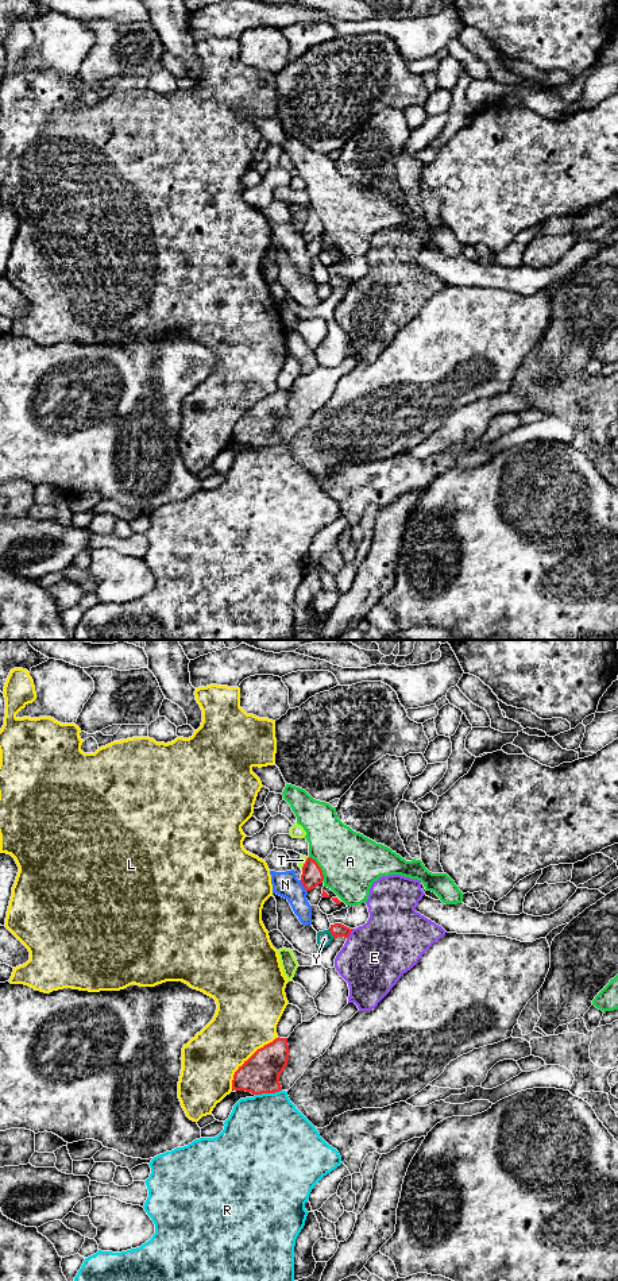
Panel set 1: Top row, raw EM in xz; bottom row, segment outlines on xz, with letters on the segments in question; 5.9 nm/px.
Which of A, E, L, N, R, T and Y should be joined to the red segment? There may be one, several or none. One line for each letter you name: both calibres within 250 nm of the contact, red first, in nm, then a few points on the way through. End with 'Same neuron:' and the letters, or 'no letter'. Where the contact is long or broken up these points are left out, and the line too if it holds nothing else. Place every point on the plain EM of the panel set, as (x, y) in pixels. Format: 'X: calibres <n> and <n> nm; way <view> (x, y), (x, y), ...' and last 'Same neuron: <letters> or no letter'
Same neuron: no letter

